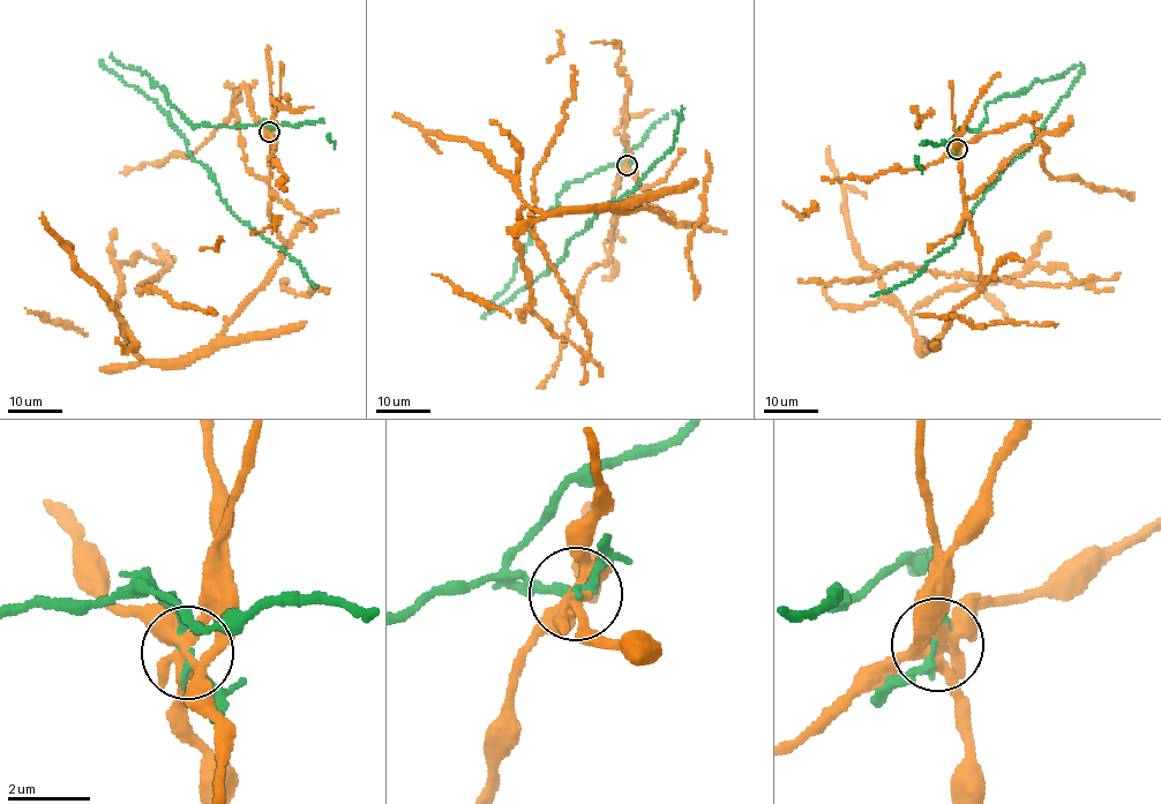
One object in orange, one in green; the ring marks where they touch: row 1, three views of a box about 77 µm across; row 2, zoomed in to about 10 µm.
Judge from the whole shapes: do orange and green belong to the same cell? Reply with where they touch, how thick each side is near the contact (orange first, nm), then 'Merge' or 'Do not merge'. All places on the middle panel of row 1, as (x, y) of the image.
Place: (627, 165). Thickness 320 nm (orange) against 180 nm. Do not merge

